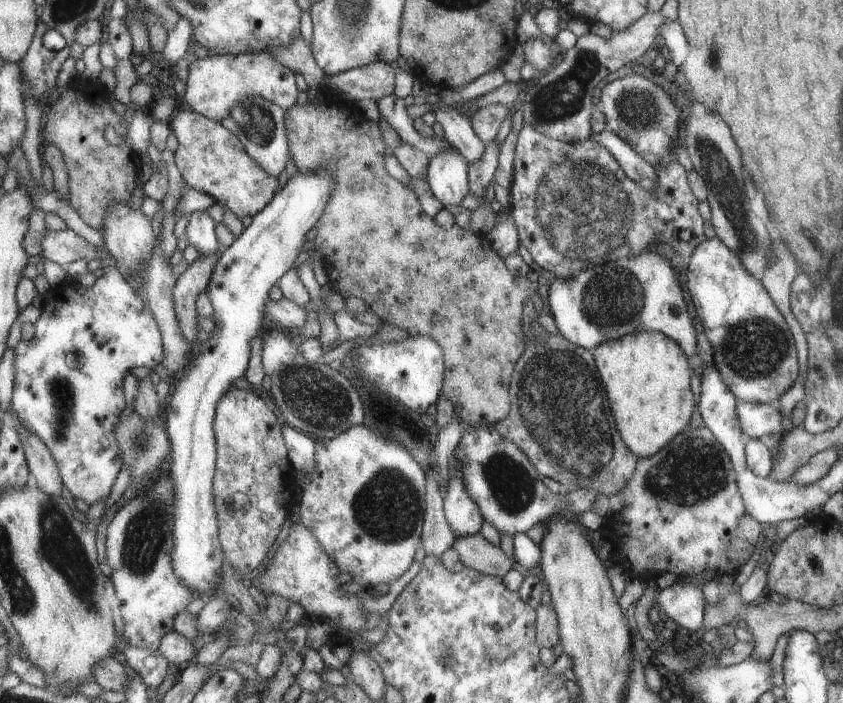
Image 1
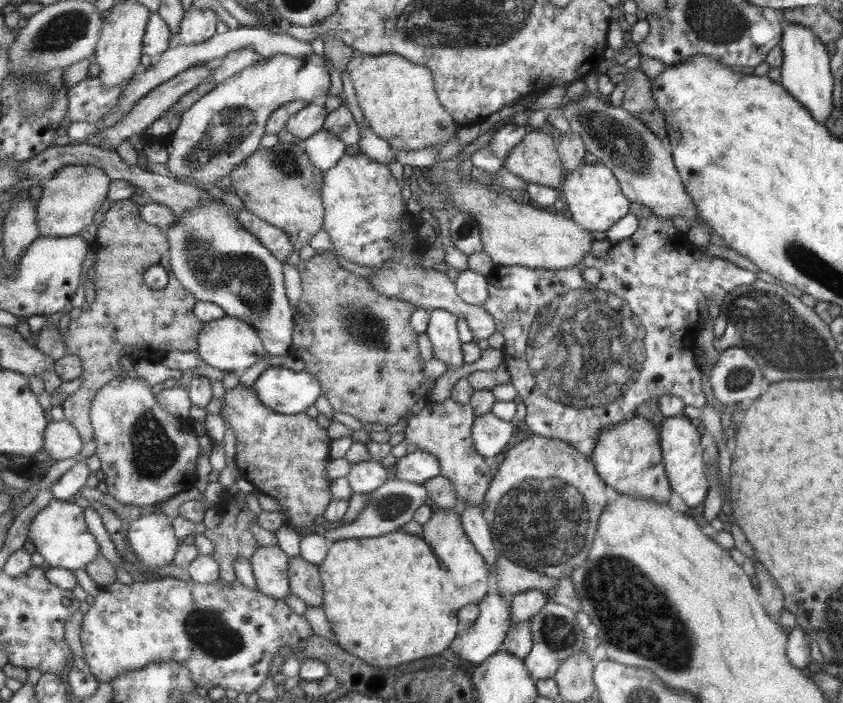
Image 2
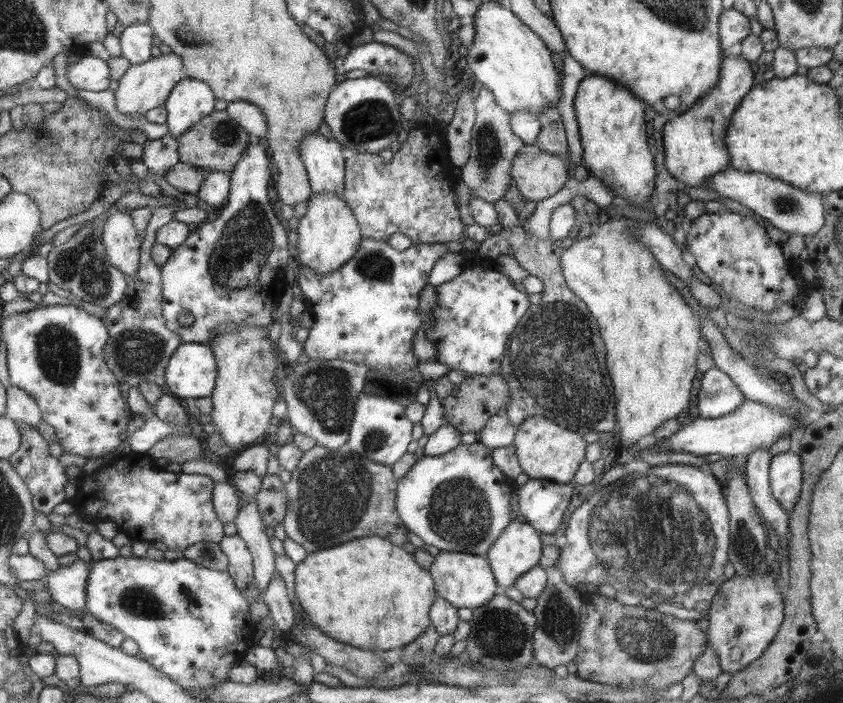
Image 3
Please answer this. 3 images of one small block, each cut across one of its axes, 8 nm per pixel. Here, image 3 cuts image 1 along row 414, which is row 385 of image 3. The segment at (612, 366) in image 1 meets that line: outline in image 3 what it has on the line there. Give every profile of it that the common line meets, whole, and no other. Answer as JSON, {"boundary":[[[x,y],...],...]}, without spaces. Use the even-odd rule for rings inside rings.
{"boundary":[[[612,219],[604,224],[594,222],[589,235],[576,236],[574,243],[562,250],[558,263],[567,288],[588,307],[596,323],[601,322],[605,362],[607,371],[613,374],[616,390],[619,440],[626,447],[640,443],[643,437],[653,434],[661,422],[673,419],[689,400],[691,380],[695,378],[695,356],[699,350],[699,318],[685,304],[679,290],[667,284],[654,254],[636,241],[629,227],[620,227]]]}

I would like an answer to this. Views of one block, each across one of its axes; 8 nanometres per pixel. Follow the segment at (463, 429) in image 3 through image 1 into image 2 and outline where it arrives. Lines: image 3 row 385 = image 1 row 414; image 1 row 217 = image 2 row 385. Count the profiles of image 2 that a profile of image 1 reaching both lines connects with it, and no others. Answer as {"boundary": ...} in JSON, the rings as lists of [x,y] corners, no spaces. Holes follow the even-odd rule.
{"boundary":[[[330,250],[318,251],[308,260],[300,260],[296,270],[303,292],[294,308],[293,322],[296,326],[293,326],[291,355],[303,361],[305,372],[317,378],[322,395],[334,412],[349,414],[361,423],[395,425],[409,406],[415,406],[419,398],[425,398],[429,387],[429,378],[422,372],[424,362],[419,355],[417,334],[411,326],[416,306],[405,300],[378,294],[365,277],[343,269],[337,256]]]}

